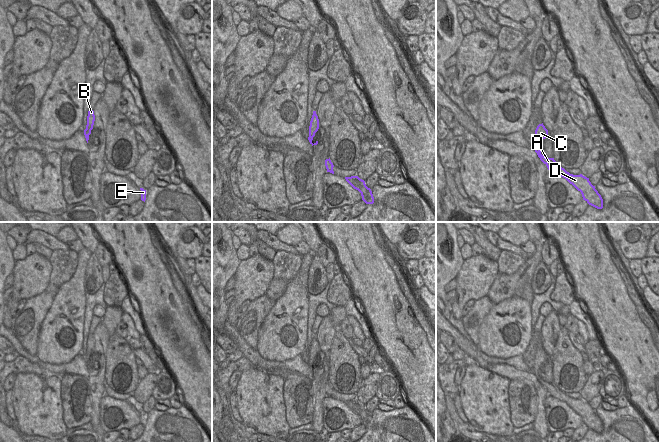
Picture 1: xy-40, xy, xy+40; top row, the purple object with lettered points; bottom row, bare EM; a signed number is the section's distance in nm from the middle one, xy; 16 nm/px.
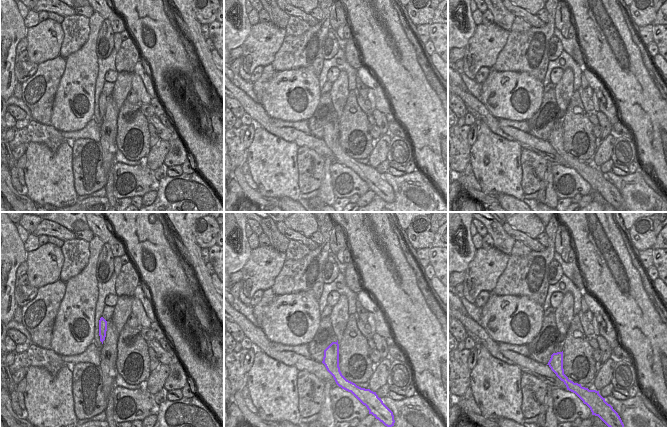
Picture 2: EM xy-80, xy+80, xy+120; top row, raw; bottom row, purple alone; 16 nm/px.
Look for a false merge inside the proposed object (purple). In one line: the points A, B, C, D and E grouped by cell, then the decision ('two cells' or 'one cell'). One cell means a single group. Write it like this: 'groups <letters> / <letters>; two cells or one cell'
groups A B C D E; one cell

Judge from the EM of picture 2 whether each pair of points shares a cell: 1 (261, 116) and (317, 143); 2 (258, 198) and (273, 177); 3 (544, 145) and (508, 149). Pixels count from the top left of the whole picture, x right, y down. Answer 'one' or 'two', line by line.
1: one
2: two
3: two

